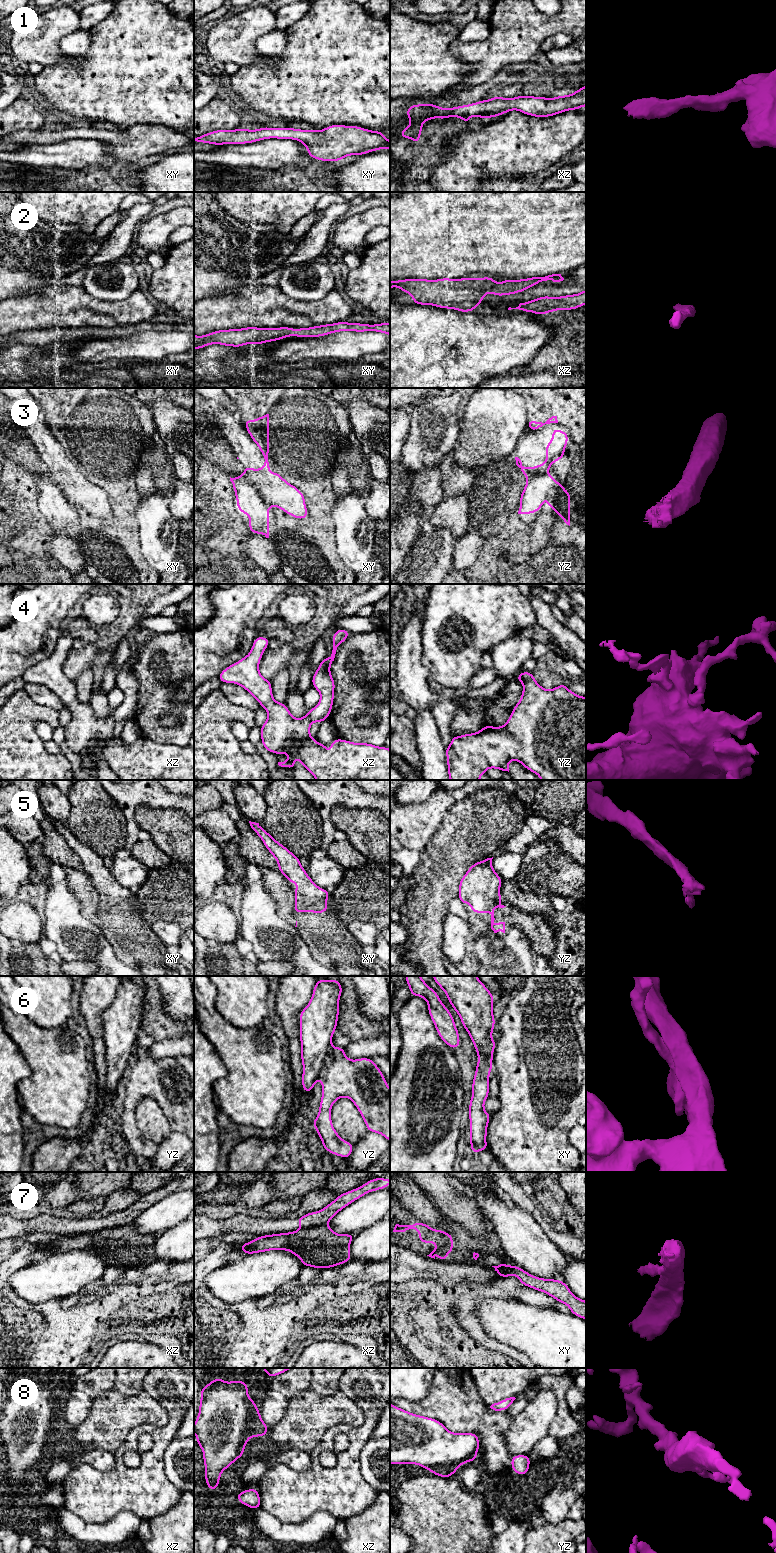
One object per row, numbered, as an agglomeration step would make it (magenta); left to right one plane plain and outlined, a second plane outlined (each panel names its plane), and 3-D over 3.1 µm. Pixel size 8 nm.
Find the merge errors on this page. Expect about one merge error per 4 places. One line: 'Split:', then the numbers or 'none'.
Split: 3, 6, 7, 8

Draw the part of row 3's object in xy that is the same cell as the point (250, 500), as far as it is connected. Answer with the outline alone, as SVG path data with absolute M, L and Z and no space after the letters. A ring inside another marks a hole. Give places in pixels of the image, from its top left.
M244 475L230 477L230 481L237 499L237 510L249 515L250 533L263 534L269 538L269 508L265 506L265 496Z

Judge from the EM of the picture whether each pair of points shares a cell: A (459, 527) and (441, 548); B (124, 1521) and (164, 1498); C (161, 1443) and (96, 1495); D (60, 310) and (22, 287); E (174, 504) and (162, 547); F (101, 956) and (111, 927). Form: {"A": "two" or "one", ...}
{"A": "two", "B": "two", "C": "one", "D": "two", "E": "two", "F": "two"}

